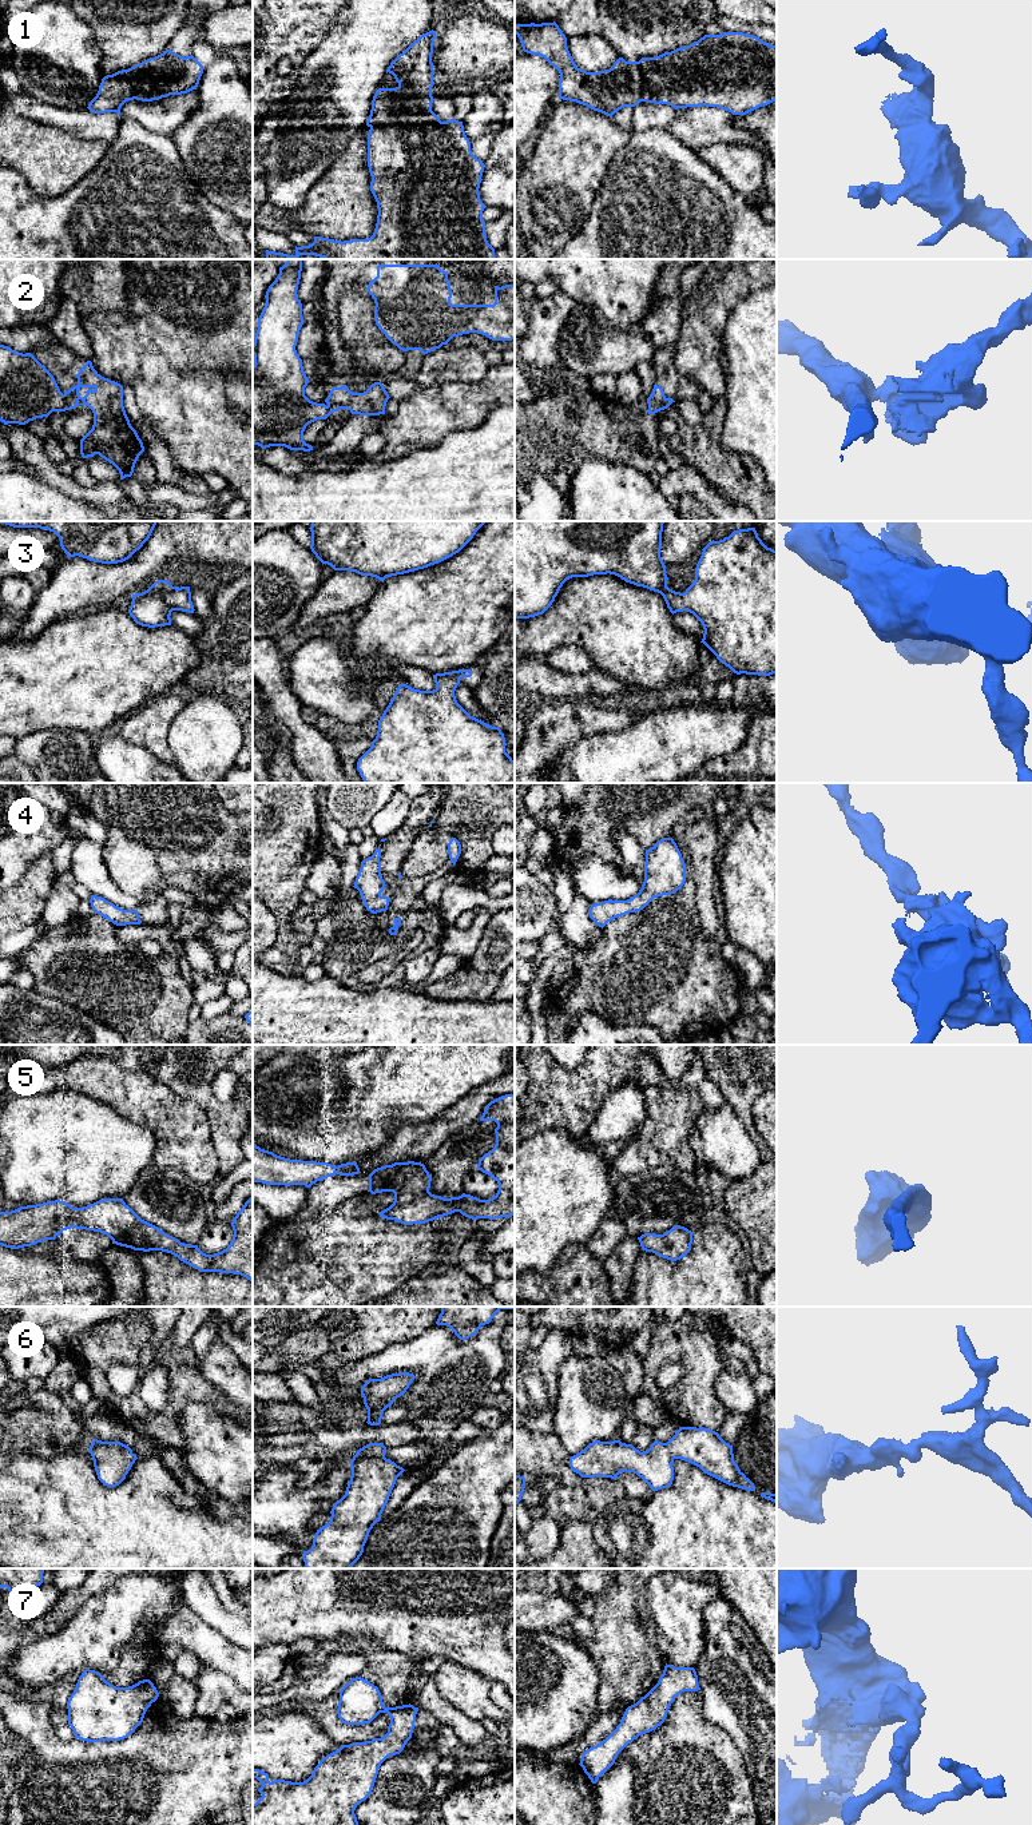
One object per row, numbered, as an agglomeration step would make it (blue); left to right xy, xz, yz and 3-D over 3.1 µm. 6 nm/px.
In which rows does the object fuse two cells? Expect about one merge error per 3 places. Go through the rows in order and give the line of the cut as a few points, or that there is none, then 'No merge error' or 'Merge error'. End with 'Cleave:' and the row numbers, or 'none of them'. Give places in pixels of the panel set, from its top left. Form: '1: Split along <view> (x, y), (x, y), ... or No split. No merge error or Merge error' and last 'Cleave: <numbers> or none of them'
1: No split. No merge error
2: Split along xy (63, 394), (68, 409). Merge error
3: No split. No merge error
4: No split. No merge error
5: No split. No merge error
6: No split. No merge error
7: No split. No merge error
Cleave: 2

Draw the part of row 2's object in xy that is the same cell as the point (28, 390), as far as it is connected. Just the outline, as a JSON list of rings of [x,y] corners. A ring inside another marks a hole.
[[[0,345],[0,421],[4,425],[25,425],[52,411],[68,410],[68,401],[53,375],[31,353],[19,353]]]

